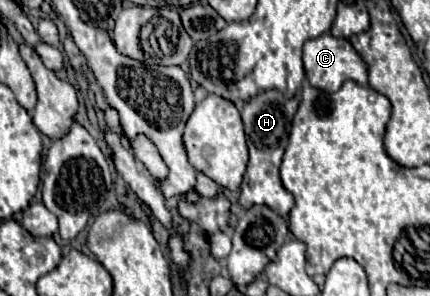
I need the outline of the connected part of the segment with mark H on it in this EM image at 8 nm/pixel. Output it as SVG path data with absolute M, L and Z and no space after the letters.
M277 90L263 92L263 94L251 98L243 106L241 118L245 124L247 146L249 146L249 164L247 164L247 172L245 172L245 178L241 184L241 196L239 196L239 204L243 208L249 208L253 204L265 204L271 210L275 210L277 214L281 214L283 218L289 216L289 210L293 208L295 198L281 184L279 166L281 166L285 146L289 142L289 126L291 126L293 114L297 112L297 106L299 106L299 102L295 98L285 100Z

